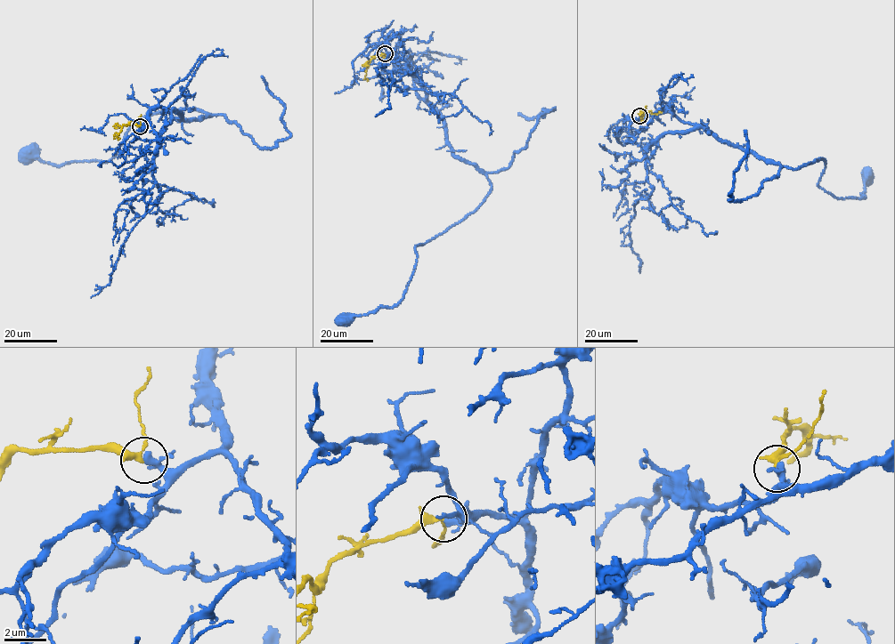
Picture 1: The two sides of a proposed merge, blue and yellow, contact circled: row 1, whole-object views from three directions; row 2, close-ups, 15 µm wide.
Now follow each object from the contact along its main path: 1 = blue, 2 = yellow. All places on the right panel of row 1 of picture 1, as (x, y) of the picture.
1: (640, 115), (666, 108), (793, 170), (820, 158), (817, 185), (836, 197), (863, 197), (869, 178)
2: (640, 115), (643, 110), (653, 114), (662, 112)

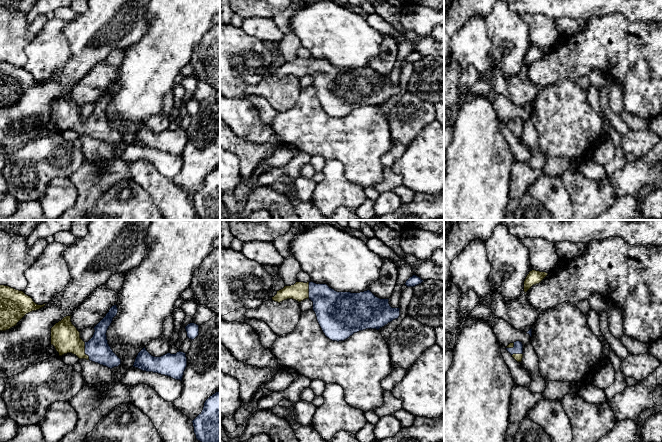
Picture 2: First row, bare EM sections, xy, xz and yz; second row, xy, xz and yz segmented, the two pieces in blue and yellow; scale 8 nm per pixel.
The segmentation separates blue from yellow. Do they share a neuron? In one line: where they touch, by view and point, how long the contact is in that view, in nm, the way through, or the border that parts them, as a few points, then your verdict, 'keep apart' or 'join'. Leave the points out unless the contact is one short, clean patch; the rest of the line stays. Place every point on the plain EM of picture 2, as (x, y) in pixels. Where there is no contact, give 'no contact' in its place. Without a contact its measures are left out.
xy (85, 127) | 150 nm | across xy (97, 124), (85, 127), (65, 113) | join

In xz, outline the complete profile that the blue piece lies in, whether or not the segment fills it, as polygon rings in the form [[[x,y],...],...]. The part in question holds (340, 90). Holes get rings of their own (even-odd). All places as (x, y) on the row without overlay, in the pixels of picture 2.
[[[296,58],[285,62],[272,73],[275,78],[310,75],[317,97],[327,114],[344,117],[354,109],[384,103],[400,92],[400,84],[392,84],[389,75],[380,75],[370,66],[337,68],[327,60]]]

